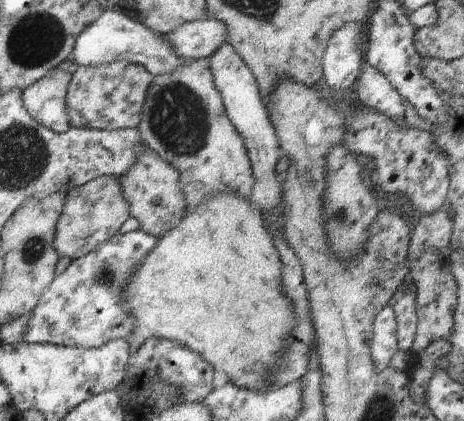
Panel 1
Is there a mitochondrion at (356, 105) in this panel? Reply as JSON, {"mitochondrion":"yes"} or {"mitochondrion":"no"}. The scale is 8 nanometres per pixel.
{"mitochondrion":"no"}

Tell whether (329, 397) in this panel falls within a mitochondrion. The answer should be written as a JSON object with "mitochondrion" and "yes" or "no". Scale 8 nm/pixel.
{"mitochondrion":"no"}

